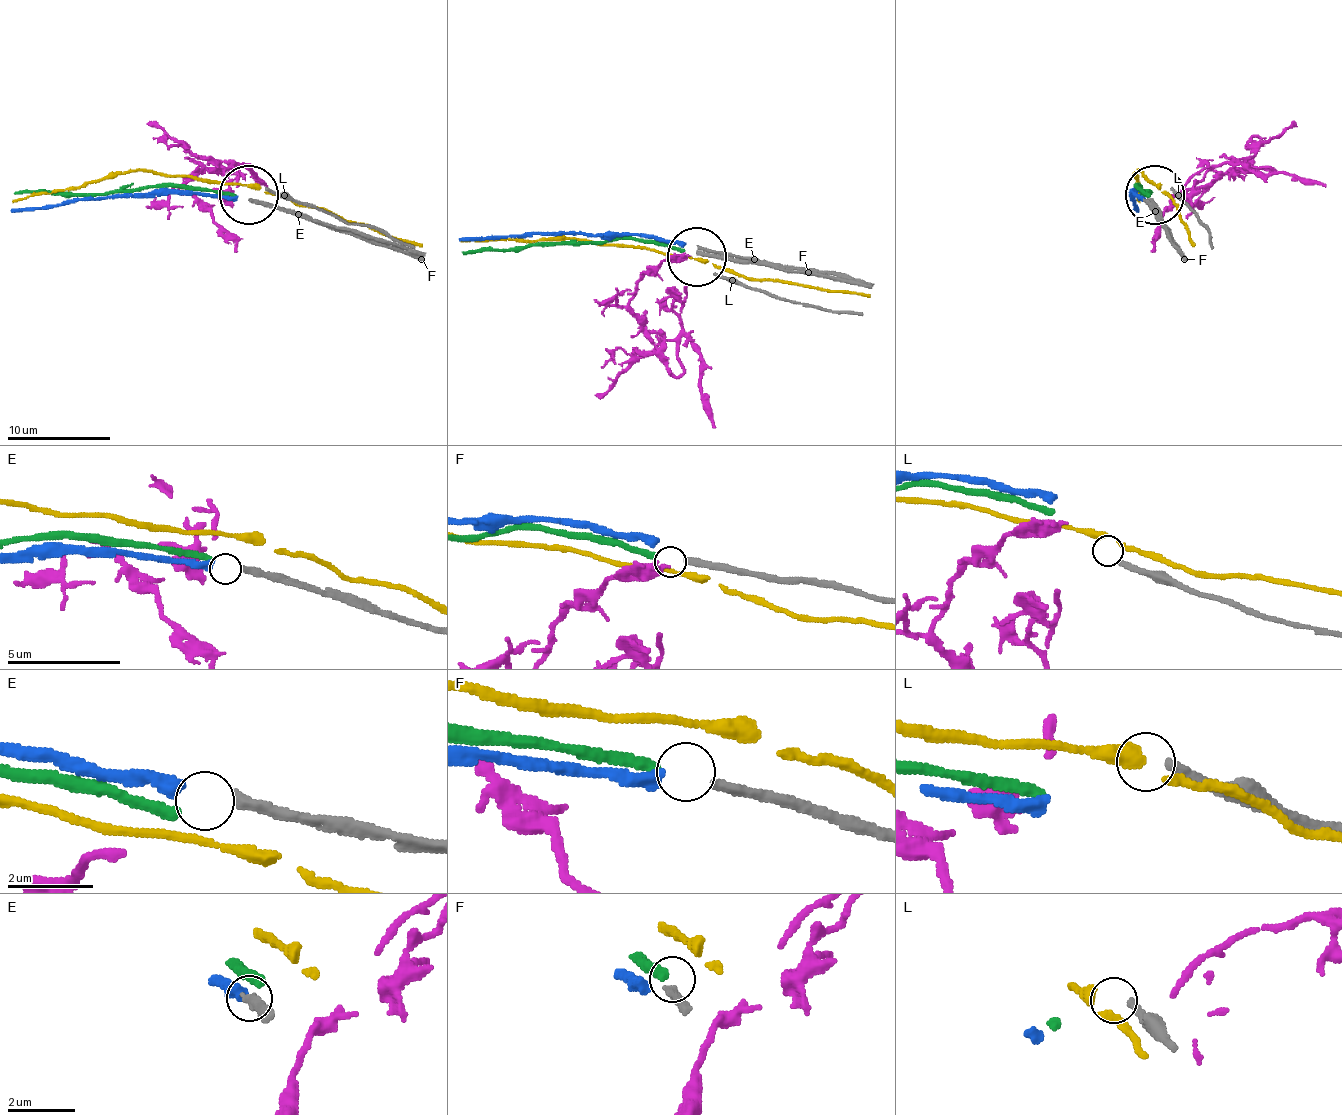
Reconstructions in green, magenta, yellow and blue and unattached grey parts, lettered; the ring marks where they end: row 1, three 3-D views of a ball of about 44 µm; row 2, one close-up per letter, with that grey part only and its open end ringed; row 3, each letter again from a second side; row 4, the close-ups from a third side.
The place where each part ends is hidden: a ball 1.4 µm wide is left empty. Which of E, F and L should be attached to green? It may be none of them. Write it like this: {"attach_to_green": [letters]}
{"attach_to_green": ["F"]}

